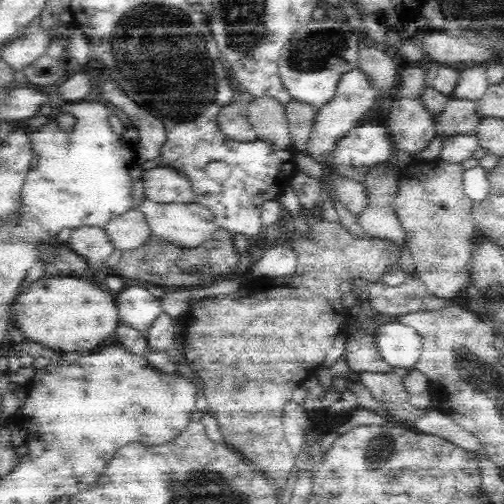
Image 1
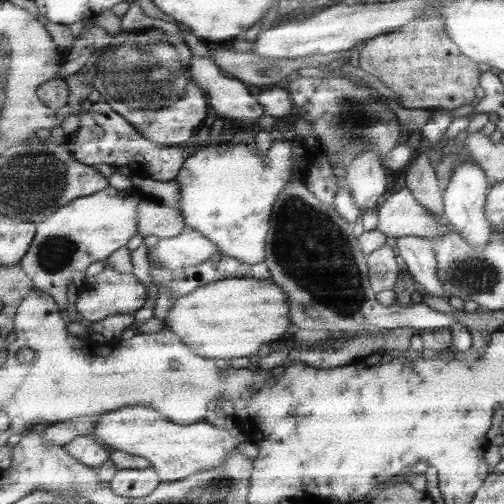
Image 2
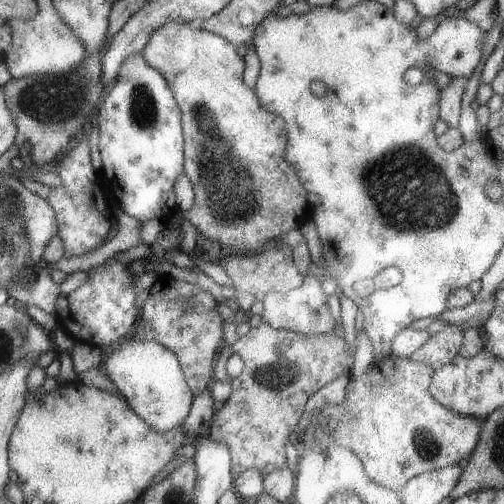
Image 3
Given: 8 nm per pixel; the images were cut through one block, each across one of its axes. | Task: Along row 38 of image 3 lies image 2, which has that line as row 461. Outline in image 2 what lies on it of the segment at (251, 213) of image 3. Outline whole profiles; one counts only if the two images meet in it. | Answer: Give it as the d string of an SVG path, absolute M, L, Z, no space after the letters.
M129 406L125 410L117 410L101 416L97 430L91 434L109 450L129 452L137 458L149 460L151 468L157 472L161 482L181 482L195 474L211 472L225 466L227 458L237 450L241 442L249 442L239 424L233 430L217 428L209 422L199 424L175 424L165 418L161 412L145 406Z

